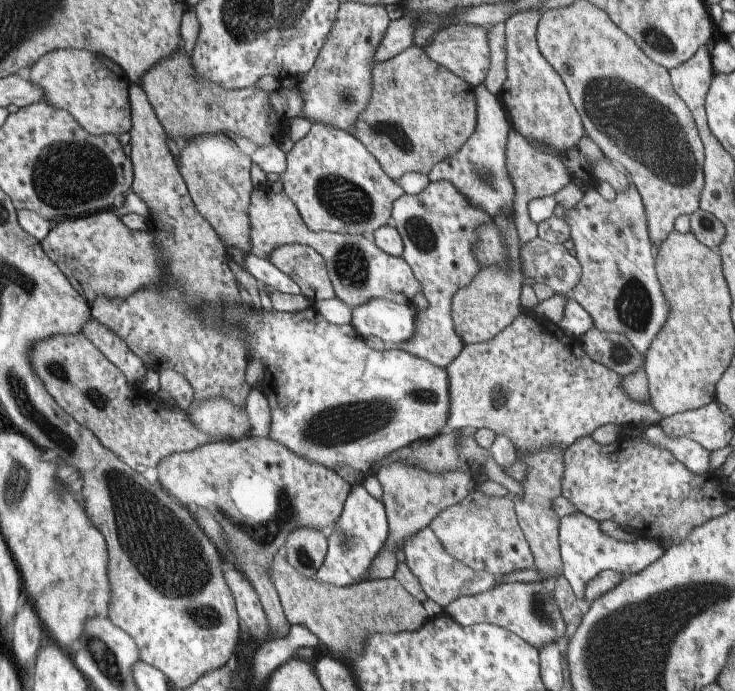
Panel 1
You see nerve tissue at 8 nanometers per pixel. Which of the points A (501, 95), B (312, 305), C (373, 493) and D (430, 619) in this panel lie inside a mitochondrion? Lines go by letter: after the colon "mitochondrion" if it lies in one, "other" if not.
A: other
B: other
C: other
D: other

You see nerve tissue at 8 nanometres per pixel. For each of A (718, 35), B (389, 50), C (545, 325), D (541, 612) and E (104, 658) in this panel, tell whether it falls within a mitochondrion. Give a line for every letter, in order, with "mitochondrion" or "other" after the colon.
A: other
B: other
C: other
D: mitochondrion
E: mitochondrion

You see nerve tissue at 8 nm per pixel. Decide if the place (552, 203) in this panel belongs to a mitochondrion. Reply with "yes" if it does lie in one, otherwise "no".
no

